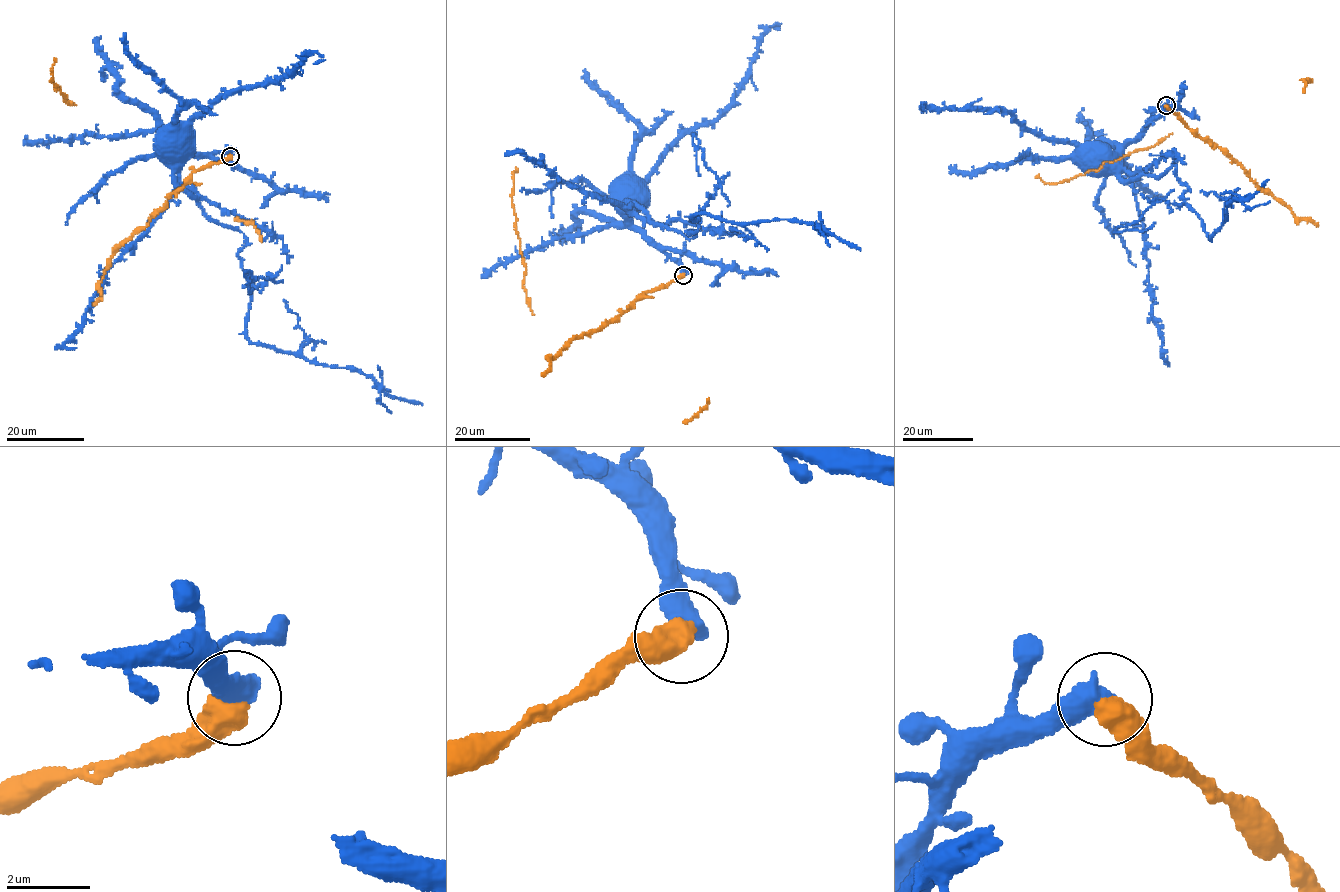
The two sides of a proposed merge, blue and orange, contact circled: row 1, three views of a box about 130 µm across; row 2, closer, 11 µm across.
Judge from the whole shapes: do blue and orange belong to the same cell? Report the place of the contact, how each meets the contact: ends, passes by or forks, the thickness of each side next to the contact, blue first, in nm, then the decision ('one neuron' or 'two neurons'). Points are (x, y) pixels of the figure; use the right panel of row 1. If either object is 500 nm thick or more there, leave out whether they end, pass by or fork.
at (1166, 105); 600 nm thick on the blue side, 650 nm on the other; two neurons

